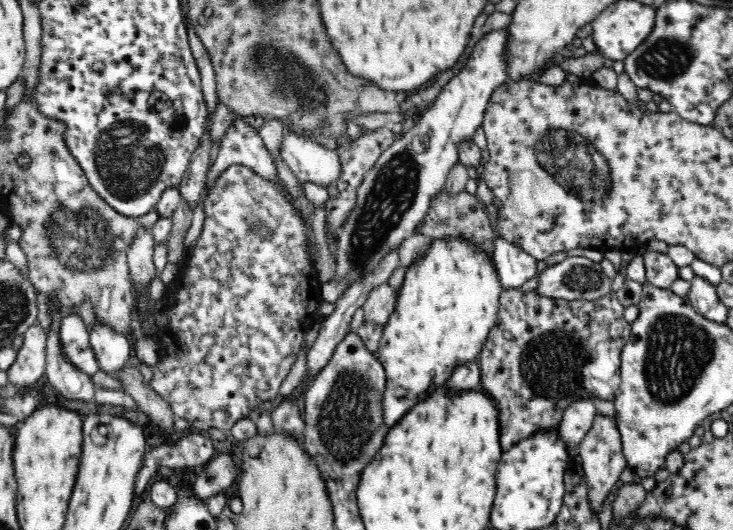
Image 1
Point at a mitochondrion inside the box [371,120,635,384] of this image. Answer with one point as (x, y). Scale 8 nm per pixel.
(572, 158)

